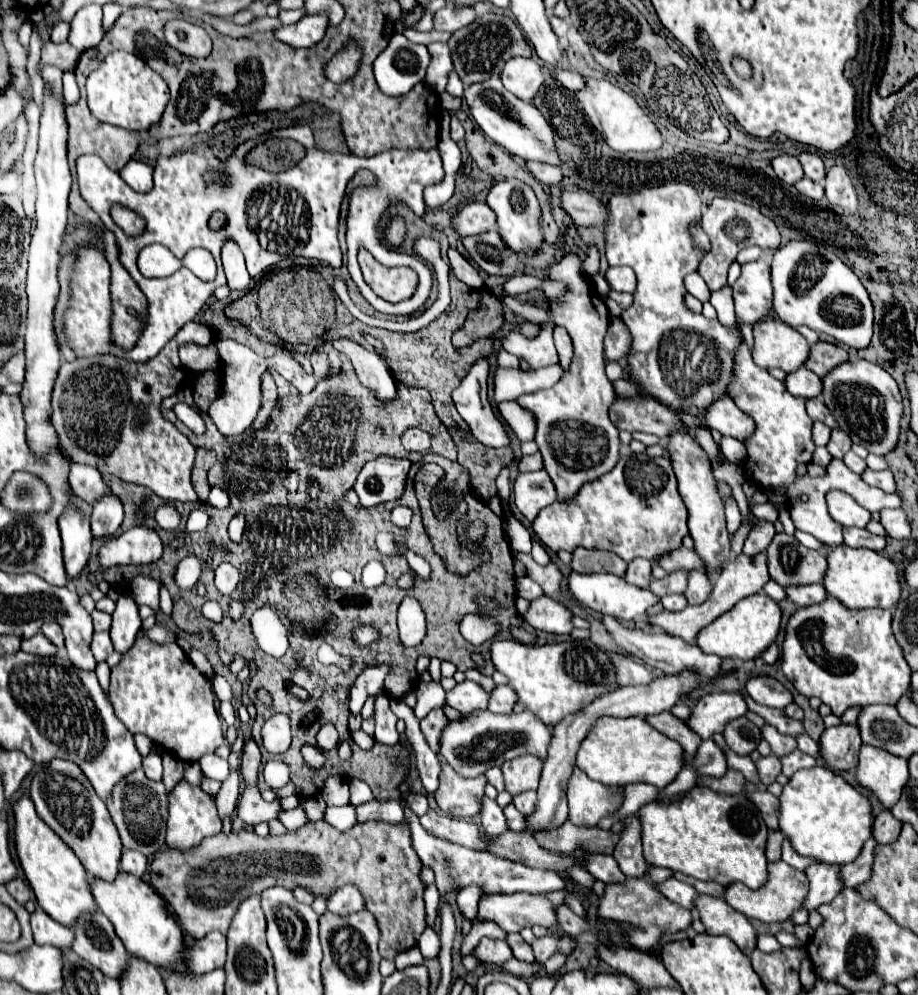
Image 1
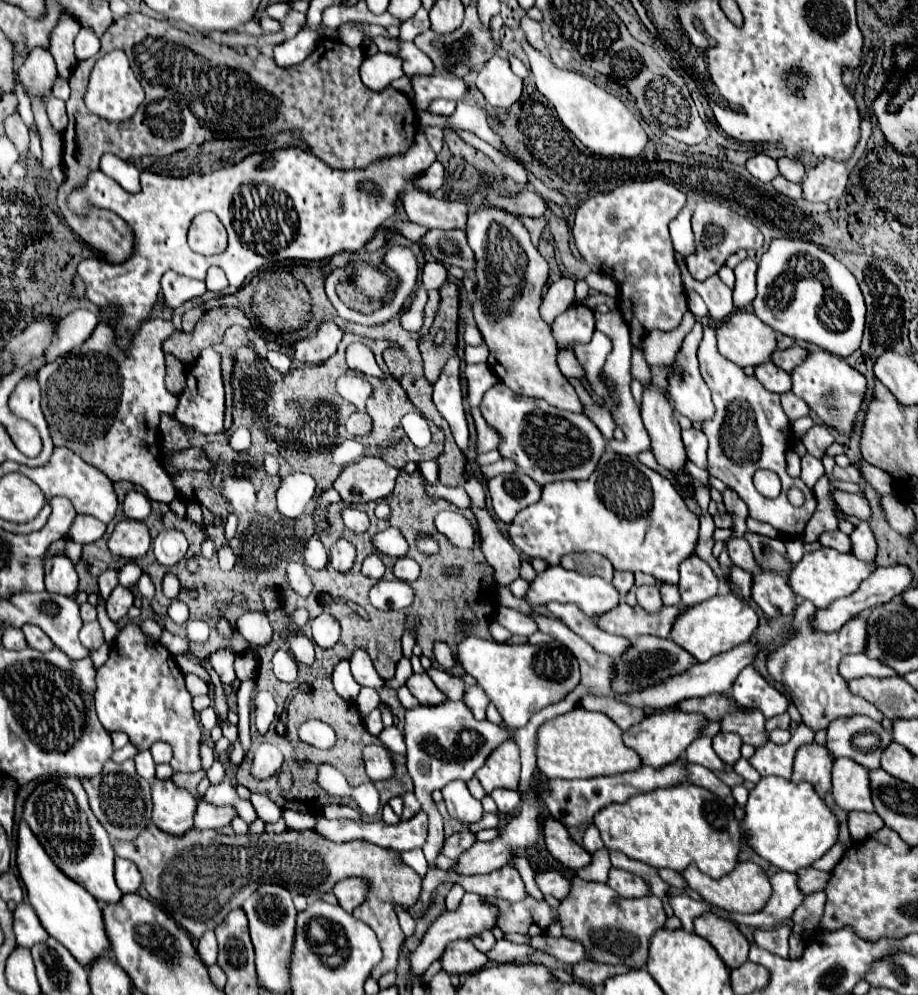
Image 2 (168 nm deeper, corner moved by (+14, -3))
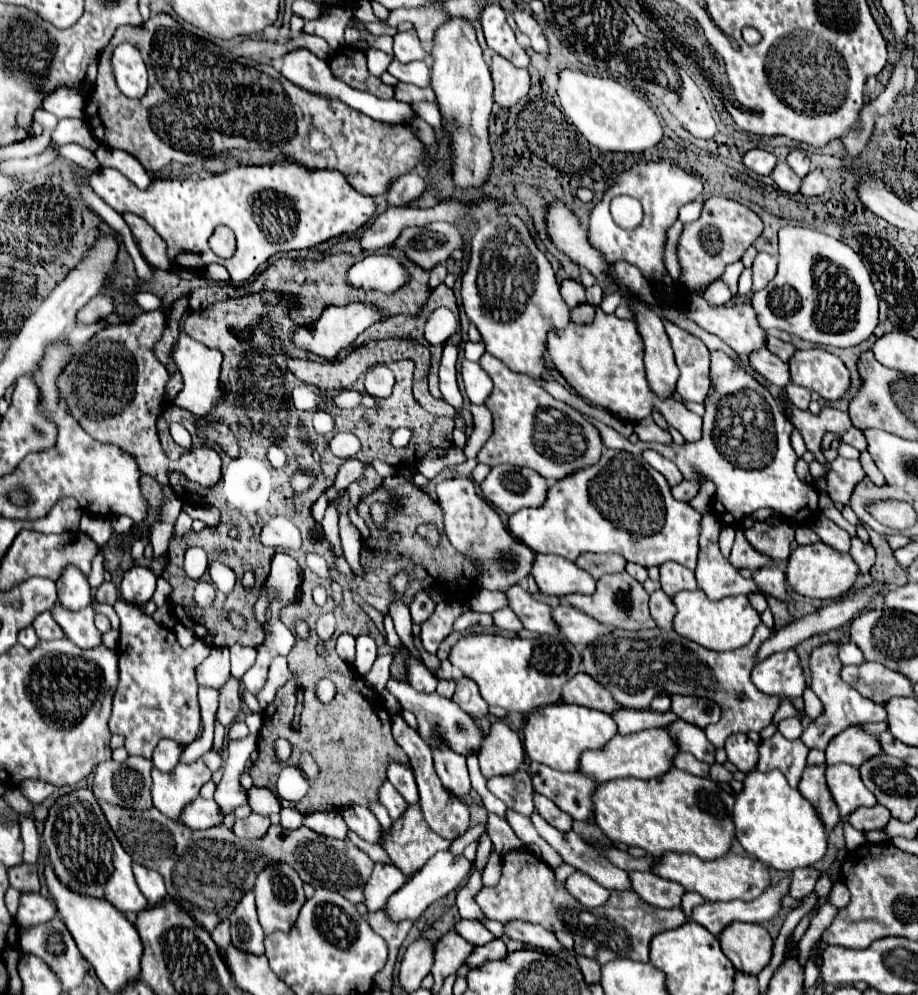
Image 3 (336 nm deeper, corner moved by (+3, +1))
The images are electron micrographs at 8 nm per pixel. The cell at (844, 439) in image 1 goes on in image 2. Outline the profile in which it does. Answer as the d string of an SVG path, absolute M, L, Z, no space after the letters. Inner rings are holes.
M812 425L812 427L804 433L802 443L804 443L804 447L806 447L806 451L808 451L810 455L822 459L826 447L834 443L834 437L832 437L832 433L828 431L826 425Z

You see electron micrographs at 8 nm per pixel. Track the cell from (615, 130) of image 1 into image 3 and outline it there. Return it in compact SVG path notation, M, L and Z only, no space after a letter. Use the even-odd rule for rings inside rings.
M563 69L559 77L563 79L557 83L557 95L563 111L591 145L601 151L643 153L661 141L663 129L653 109L621 83L583 73L579 69Z

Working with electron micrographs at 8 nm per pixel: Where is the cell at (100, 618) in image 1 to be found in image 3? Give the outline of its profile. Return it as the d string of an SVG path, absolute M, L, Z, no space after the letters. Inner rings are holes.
M105 581L99 589L97 589L97 595L95 595L95 601L97 603L107 603L107 605L115 605L119 599L117 595L117 589L111 581Z

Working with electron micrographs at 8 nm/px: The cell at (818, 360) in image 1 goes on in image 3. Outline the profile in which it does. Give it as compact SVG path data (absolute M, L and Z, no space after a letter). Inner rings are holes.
M767 337L767 347L769 347L781 361L785 361L785 363L787 363L787 359L791 359L791 357L795 355L795 351L797 351L795 345L783 343L783 341L777 339L777 337Z

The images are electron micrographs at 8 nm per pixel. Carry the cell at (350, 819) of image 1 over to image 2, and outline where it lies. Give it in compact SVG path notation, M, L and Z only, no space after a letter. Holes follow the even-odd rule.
M286 809L286 811L282 813L282 819L284 819L286 827L288 827L288 829L294 829L294 831L314 829L314 823L316 823L316 817L314 817L314 815L298 813L298 811L290 811L290 809Z

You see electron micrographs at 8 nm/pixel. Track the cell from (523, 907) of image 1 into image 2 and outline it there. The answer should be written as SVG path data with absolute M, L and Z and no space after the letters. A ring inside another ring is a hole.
M466 893L464 899L462 899L462 903L460 903L460 907L458 907L456 911L446 911L446 913L442 913L442 915L428 927L428 931L426 931L426 935L422 937L420 945L418 945L418 947L412 951L412 955L410 955L410 973L418 979L418 977L432 965L432 961L436 961L436 959L442 955L442 951L446 949L448 943L452 943L454 939L470 939L472 935L478 935L480 931L486 931L486 929L494 927L494 925L496 925L496 917L498 917L498 911L496 911L494 907L486 905L486 903L480 899L480 895L476 895L476 893Z

